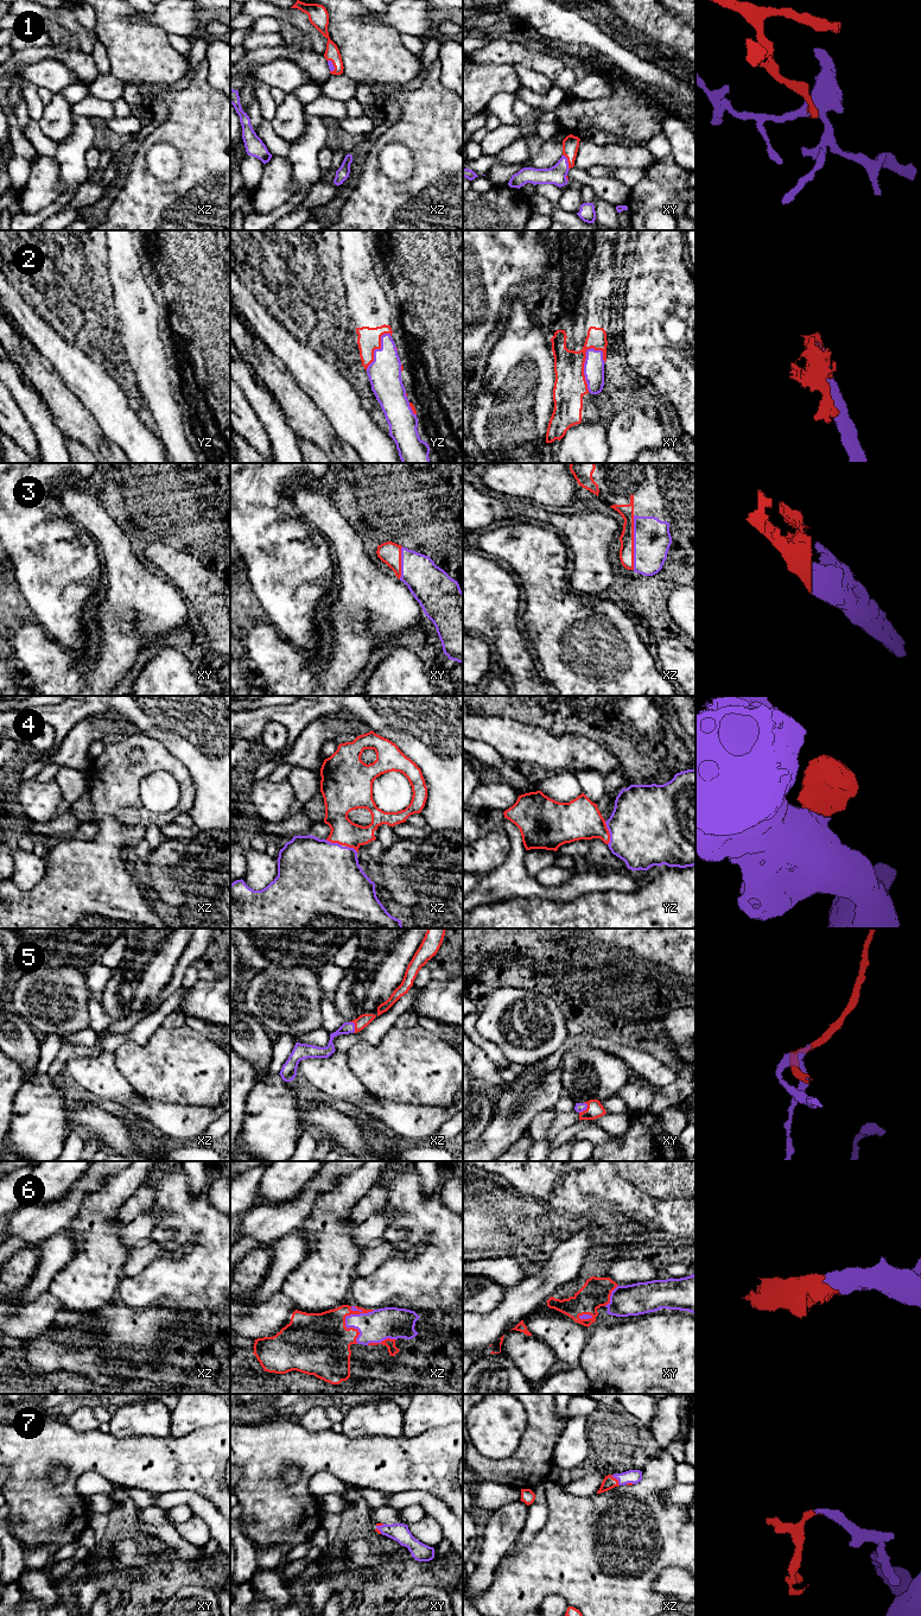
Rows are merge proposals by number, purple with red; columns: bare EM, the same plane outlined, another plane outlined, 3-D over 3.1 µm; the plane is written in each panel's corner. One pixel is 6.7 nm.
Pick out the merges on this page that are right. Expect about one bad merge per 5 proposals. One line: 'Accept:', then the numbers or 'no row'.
Accept: 1, 2, 3, 4, 5, 6, 7

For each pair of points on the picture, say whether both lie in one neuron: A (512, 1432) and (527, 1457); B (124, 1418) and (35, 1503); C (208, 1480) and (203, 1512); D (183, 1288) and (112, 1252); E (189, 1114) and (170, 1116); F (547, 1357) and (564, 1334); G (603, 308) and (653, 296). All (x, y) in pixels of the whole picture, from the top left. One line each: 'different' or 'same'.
A: different
B: different
C: different
D: different
E: same
F: different
G: different

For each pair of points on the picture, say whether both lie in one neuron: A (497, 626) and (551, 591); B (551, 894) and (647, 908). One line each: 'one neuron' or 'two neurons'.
A: two neurons
B: two neurons

